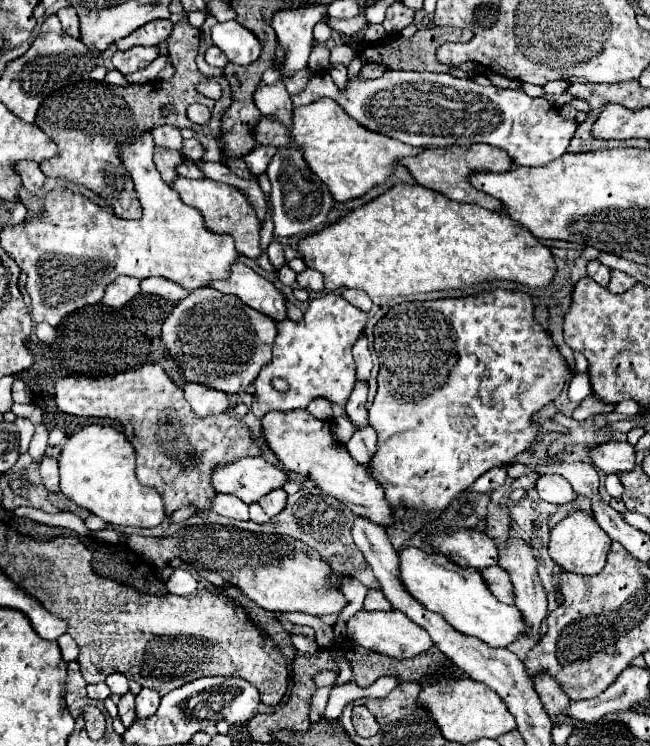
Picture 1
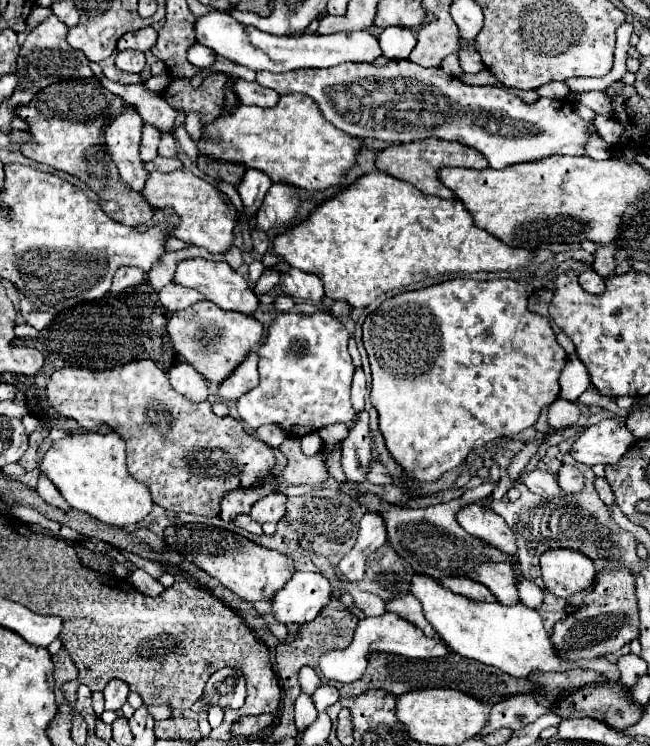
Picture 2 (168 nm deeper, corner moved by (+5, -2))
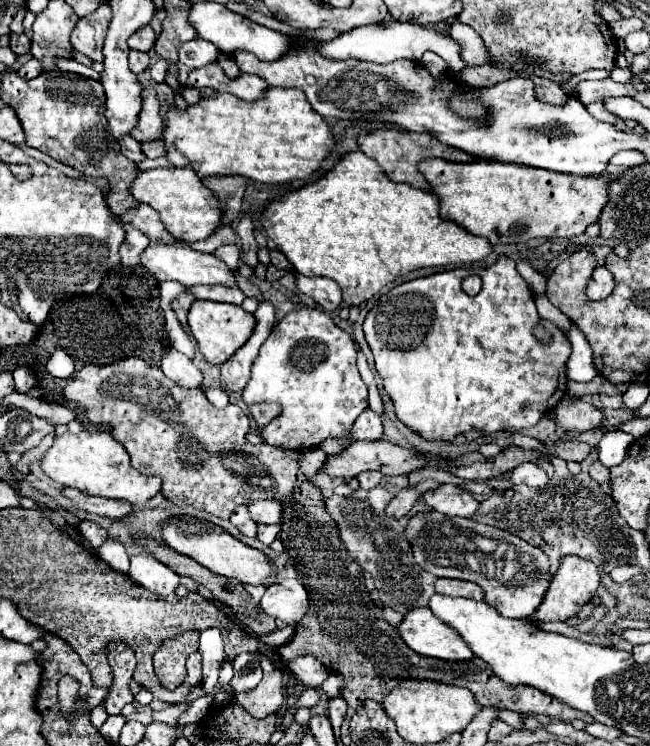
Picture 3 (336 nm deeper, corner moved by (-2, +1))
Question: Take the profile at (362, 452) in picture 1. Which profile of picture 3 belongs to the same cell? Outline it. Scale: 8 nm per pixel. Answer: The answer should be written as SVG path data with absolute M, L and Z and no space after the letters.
M442 485L422 495L428 507L450 517L470 517L478 511L478 501L456 485Z

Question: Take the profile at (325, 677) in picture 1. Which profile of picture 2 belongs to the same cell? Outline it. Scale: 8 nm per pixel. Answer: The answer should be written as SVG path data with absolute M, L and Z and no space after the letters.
M303 666L299 672L299 684L305 694L313 694L321 686L321 678L315 674L311 666Z

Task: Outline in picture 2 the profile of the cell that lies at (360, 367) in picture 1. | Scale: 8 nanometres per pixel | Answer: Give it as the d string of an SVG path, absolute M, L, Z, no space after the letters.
M357 368L353 374L353 384L351 384L351 402L357 412L363 410L363 404L365 404L365 386L367 384L365 384L363 368Z

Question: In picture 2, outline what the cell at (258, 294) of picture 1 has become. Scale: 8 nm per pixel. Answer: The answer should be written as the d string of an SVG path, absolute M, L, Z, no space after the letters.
M205 258L183 260L177 266L173 282L181 284L181 286L187 286L187 288L199 290L207 300L211 300L213 304L217 304L223 310L255 314L261 308L261 300L253 292L253 288L249 286L249 282L237 270L233 270L229 264L225 264L225 262L211 262L211 260L205 260Z

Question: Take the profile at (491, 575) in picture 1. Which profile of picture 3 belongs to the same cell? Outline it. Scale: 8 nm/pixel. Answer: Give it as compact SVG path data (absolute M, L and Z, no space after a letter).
M438 579L434 583L436 593L448 595L448 597L468 597L468 599L484 599L482 589L476 583L470 581L458 581L458 579Z

